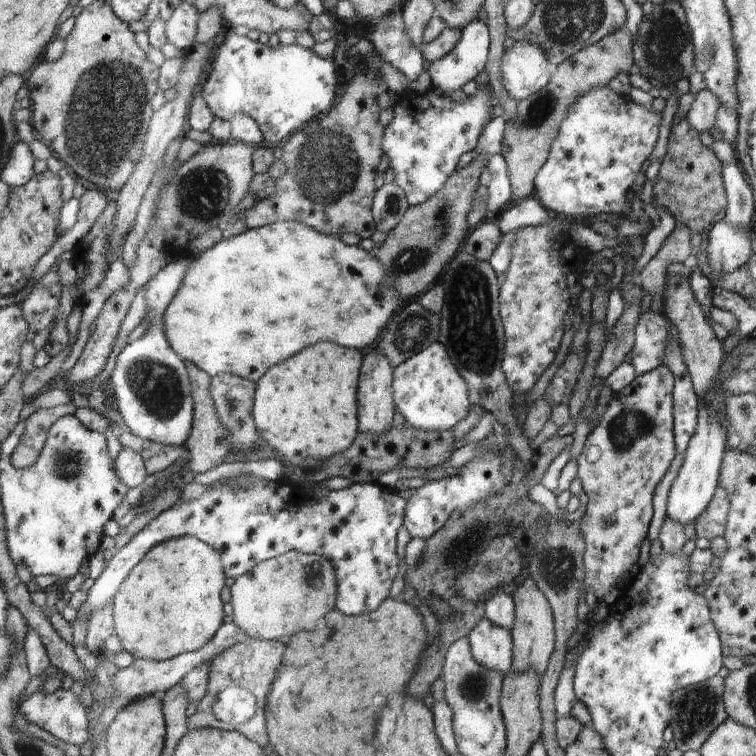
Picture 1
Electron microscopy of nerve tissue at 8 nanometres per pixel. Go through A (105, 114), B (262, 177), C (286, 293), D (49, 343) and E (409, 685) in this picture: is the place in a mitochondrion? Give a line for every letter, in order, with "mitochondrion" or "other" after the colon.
A: mitochondrion
B: other
C: other
D: other
E: other

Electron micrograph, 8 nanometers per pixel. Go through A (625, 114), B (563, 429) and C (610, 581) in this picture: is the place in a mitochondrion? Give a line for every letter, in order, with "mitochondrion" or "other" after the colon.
A: other
B: other
C: other

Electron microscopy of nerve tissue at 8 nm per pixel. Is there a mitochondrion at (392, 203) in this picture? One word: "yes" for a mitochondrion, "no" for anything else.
yes

